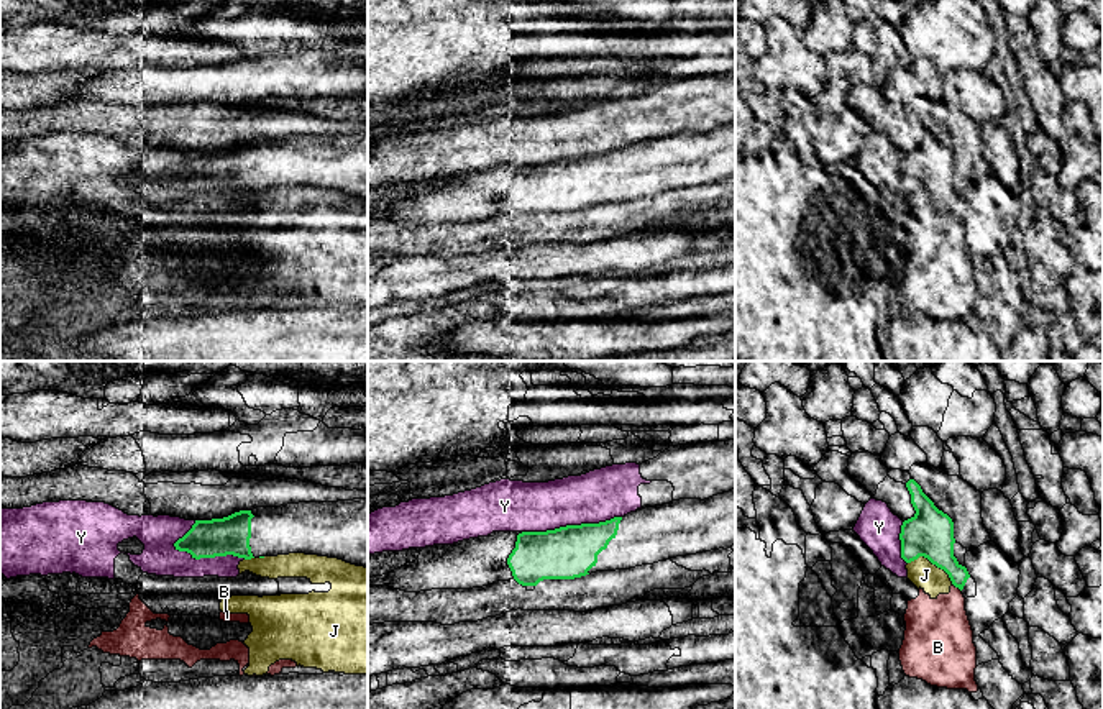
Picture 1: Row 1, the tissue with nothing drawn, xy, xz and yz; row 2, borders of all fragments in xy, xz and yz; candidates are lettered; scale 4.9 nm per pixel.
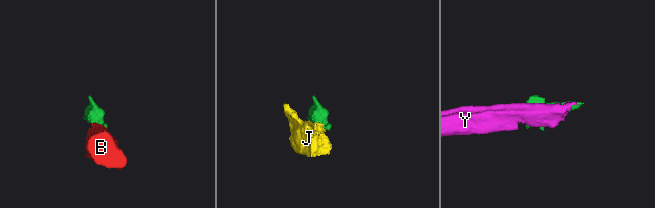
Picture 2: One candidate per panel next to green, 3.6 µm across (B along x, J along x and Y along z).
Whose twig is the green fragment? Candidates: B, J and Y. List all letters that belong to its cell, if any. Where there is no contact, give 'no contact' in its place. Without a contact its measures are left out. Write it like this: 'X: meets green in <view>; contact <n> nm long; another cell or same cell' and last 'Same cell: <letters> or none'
B: meets green in yz; contact 60 nm long; another cell
J: meets green in yz; contact 240 nm long; another cell
Y: meets green in xy; contact 360 nm long; another cell
Same cell: none

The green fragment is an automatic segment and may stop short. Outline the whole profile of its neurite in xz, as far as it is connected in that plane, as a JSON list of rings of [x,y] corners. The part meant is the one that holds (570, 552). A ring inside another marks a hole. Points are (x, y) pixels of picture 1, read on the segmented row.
[[[735,489],[709,499],[680,499],[638,509],[599,524],[566,525],[547,532],[496,532],[453,545],[420,548],[415,561],[389,574],[368,578],[368,586],[389,586],[405,592],[473,589],[515,579],[537,586],[543,579],[574,579],[596,571],[630,569],[668,558],[730,548],[735,543]]]

